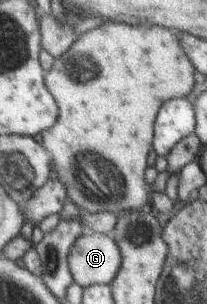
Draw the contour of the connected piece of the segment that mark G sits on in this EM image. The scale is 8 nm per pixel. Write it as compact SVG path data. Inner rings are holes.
M86 231L69 250L69 271L82 288L111 284L121 264L113 234Z

